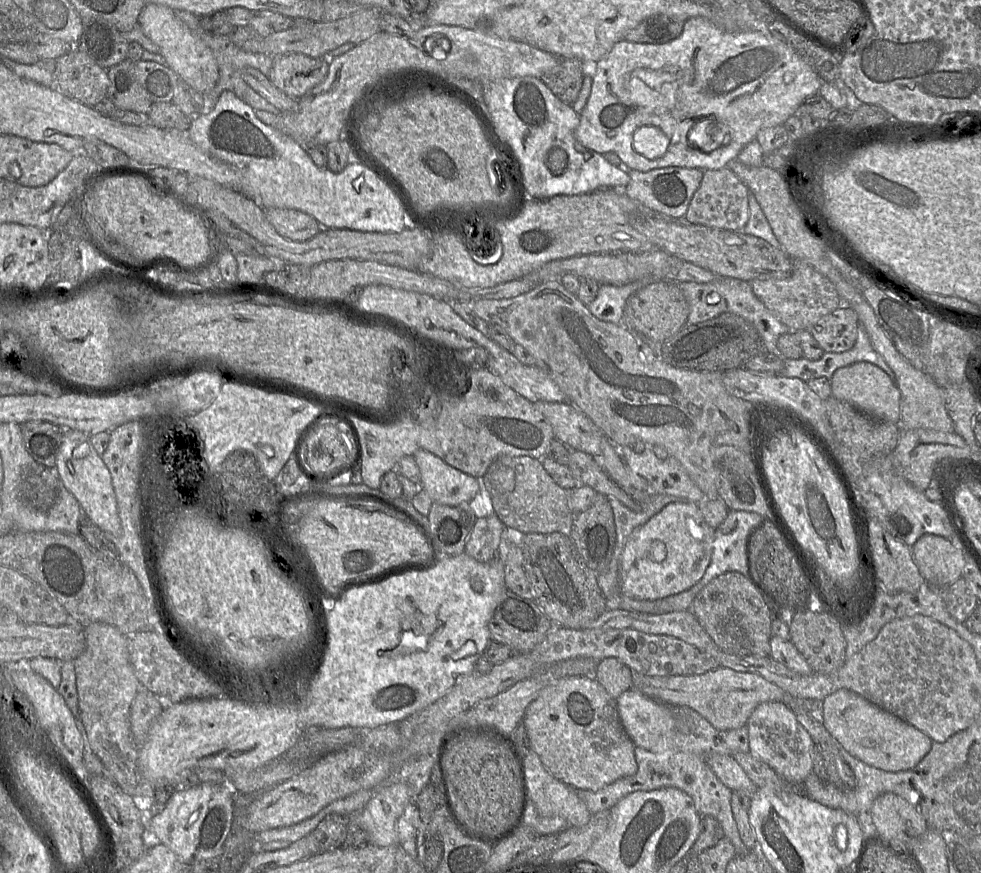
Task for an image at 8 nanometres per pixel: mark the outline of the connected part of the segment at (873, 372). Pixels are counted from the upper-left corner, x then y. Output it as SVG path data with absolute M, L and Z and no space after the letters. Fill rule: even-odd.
M857 362L837 369L832 378L832 397L848 403L858 411L880 421L899 423L901 411L901 392L887 373L869 362Z

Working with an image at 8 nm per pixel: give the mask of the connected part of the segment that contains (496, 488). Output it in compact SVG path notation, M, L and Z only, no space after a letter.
M500 456L492 462L481 481L504 526L523 534L563 532L570 536L575 514L569 508L569 491L552 479L541 460L529 456Z

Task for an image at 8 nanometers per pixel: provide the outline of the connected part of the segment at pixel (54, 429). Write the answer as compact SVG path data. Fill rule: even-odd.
M27 421L20 424L24 447L35 462L55 468L64 430L47 421Z

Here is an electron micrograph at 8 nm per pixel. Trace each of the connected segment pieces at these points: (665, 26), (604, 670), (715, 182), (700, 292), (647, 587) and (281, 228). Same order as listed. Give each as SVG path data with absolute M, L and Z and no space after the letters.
M664 14L653 15L630 30L624 40L635 43L663 44L681 35L685 21Z
M613 657L598 661L594 679L615 700L632 688L632 671Z
M729 168L703 170L703 178L694 193L684 220L717 229L741 231L749 219L749 189Z
M718 277L707 283L680 282L679 285L689 305L687 324L695 325L715 318L722 313L736 314L756 327L762 337L767 353L779 355L777 347L778 338L791 331L753 293L751 282L730 277Z
M697 503L666 505L629 536L619 561L621 596L657 600L677 595L696 584L712 556L714 529L704 520Z
M264 209L268 222L276 232L294 242L303 242L317 235L323 227L310 215L295 209Z

